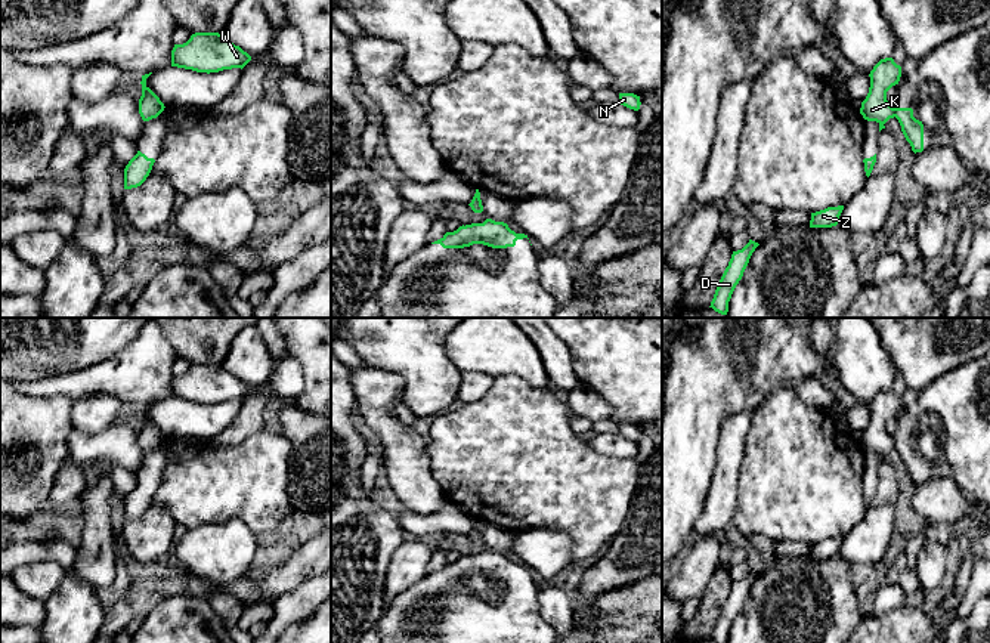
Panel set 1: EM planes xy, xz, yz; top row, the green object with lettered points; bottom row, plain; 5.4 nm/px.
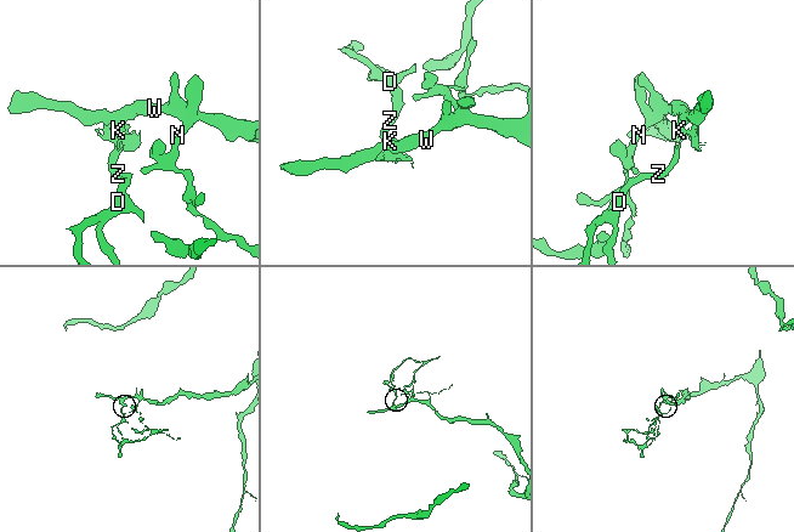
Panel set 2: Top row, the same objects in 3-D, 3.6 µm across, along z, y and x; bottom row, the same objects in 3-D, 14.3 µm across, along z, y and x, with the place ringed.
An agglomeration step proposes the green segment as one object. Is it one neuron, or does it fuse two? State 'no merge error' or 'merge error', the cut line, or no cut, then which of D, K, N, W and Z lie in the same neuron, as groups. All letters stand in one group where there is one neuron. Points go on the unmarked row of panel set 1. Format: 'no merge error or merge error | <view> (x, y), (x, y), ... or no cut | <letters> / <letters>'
merge error | yz (891, 439), (894, 447) | D Z / K N W

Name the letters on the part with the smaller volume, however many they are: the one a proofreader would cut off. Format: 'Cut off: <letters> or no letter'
Cut off: D, Z

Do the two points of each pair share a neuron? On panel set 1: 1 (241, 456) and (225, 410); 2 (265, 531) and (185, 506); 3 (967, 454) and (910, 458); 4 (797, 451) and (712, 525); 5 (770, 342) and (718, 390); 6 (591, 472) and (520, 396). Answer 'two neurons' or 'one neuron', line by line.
1: two neurons
2: one neuron
3: one neuron
4: two neurons
5: one neuron
6: one neuron

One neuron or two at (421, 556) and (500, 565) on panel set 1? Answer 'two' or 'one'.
two

